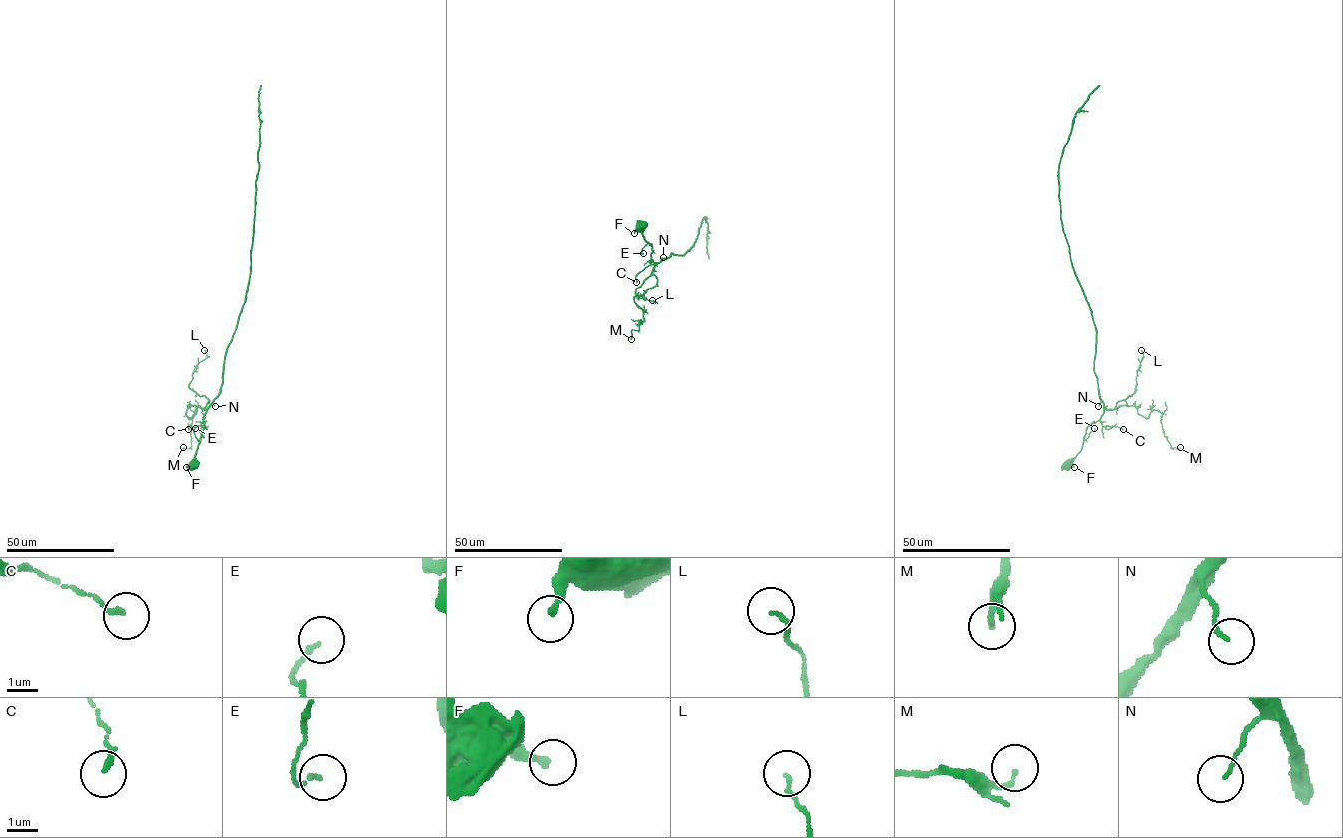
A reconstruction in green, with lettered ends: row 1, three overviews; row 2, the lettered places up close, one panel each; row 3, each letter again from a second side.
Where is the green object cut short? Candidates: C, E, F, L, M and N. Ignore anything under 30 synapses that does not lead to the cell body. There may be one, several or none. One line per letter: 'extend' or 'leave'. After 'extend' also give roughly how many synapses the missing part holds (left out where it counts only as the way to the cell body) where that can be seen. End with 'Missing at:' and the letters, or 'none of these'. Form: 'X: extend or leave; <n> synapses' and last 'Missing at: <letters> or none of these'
C: leave
E: leave
F: leave
L: leave
M: leave
N: leave
Missing at: none of these

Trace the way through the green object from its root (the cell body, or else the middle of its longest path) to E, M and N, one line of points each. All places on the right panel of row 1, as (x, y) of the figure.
E: (1067, 464), (1094, 428)
M: (1067, 464), (1087, 427), (1105, 409), (1122, 405), (1146, 417), (1158, 410), (1171, 448), (1180, 447)
N: (1067, 464), (1081, 449), (1087, 427), (1103, 413), (1102, 402), (1098, 406)

